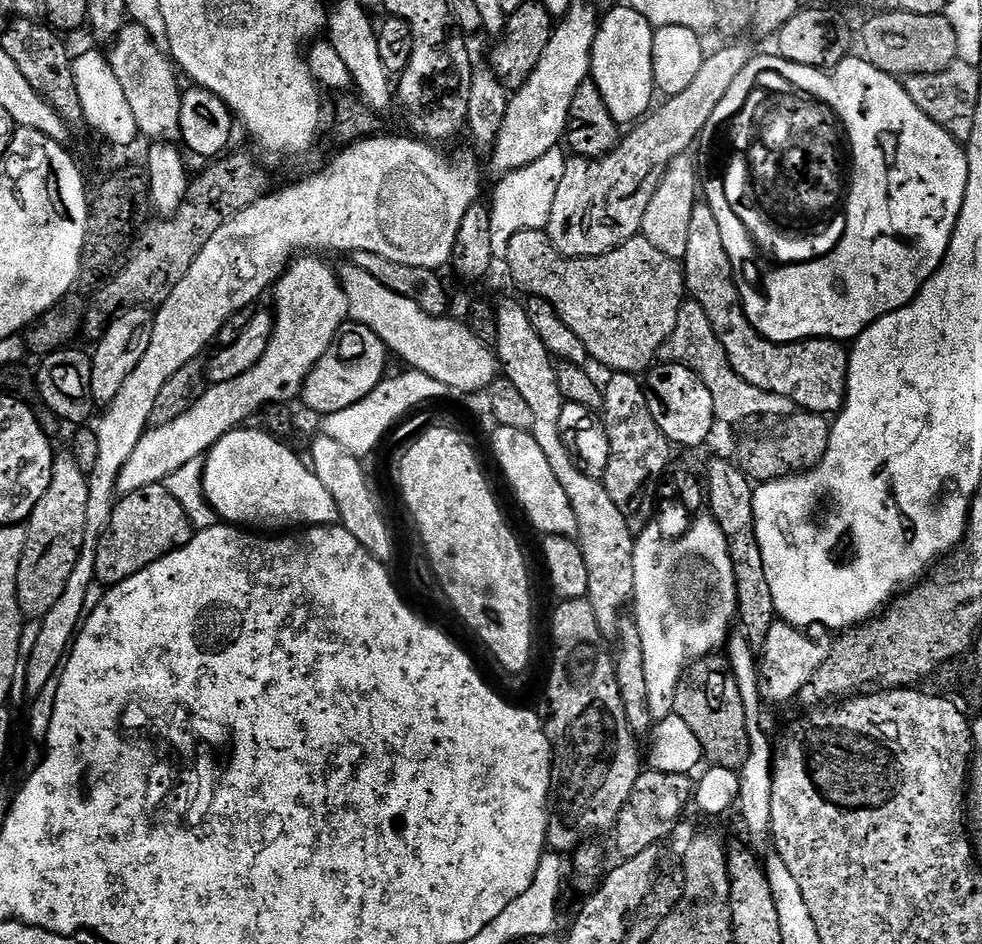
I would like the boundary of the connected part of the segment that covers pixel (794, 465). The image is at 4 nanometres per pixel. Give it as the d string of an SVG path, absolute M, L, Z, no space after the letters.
M797 410L790 416L777 419L776 424L769 432L764 432L761 436L744 436L740 440L740 445L736 448L735 463L739 464L742 471L748 475L749 480L757 485L768 484L771 480L781 480L783 476L795 476L797 472L806 472L813 468L826 454L826 446L830 446L830 434L832 425L829 417L819 416L817 412L806 412Z

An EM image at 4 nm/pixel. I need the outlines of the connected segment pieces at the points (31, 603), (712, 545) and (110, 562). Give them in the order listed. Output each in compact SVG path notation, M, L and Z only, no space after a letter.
M70 450L57 451L52 462L52 477L46 494L34 506L32 516L26 521L28 537L22 554L22 566L18 566L18 606L22 606L29 621L39 621L62 598L66 582L74 571L74 562L84 545L86 528L86 502L88 478L78 470L74 454Z
M711 515L693 519L687 532L675 539L665 539L659 527L648 526L635 541L634 631L642 642L646 696L655 722L673 715L674 694L684 671L695 660L719 653L727 645L738 620L738 586L728 543Z
M163 483L142 486L142 490L134 490L134 494L120 496L112 510L110 526L106 526L96 547L96 584L121 584L146 566L189 544L193 535L194 529L190 518L186 518L186 510L182 510L178 498L174 498Z

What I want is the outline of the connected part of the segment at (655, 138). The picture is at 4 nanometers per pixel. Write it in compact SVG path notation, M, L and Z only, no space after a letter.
M740 42L729 43L732 45L726 46L716 51L714 54L709 53L705 57L701 69L698 70L697 77L694 78L693 82L690 82L690 85L687 86L686 90L682 90L681 94L667 97L662 102L664 104L661 107L660 105L655 107L652 112L648 114L648 116L639 121L632 129L629 129L621 137L619 144L617 144L615 148L608 152L607 155L601 157L600 159L573 155L565 161L562 179L558 184L558 191L554 196L554 203L551 207L550 218L548 219L548 224L544 229L551 240L551 244L554 245L555 249L558 250L559 253L562 253L562 255L566 257L598 257L604 253L608 253L613 248L617 248L622 244L622 242L629 241L630 238L641 233L642 218L645 217L646 209L648 206L650 206L650 201L652 198L654 198L654 192L661 184L662 176L668 169L670 162L672 162L676 157L685 155L690 150L688 148L691 145L694 146L697 143L704 126L706 126L708 120L711 118L716 106L722 102L722 98L726 96L727 90L730 90L731 83L734 82L734 79L738 78L742 70L744 70L752 60L754 50L751 50L751 48L746 44L736 43Z

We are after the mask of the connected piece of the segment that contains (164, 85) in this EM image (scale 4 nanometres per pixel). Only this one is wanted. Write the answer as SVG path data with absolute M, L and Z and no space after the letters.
M135 22L125 23L116 39L111 41L109 63L114 70L114 78L130 102L134 114L137 133L149 136L152 142L176 142L180 140L180 98L182 87L176 81L177 69L163 47L156 45L150 34Z

